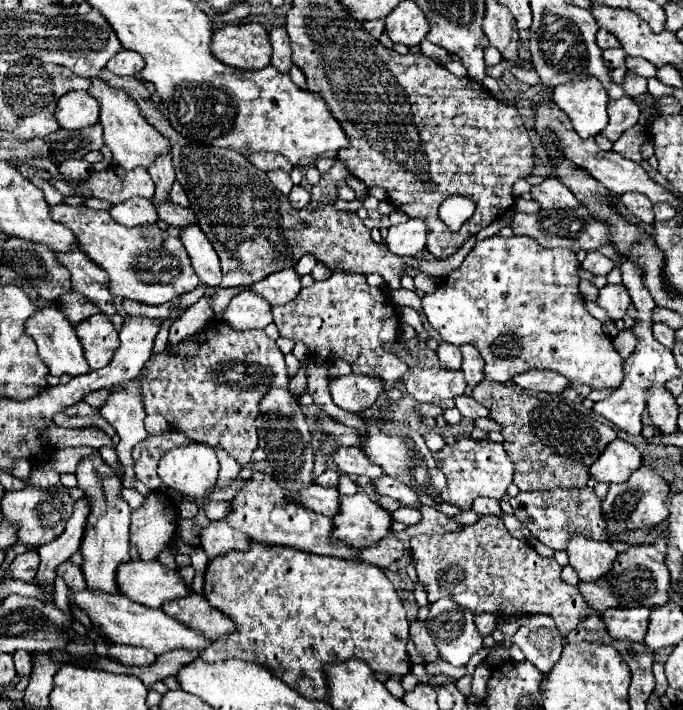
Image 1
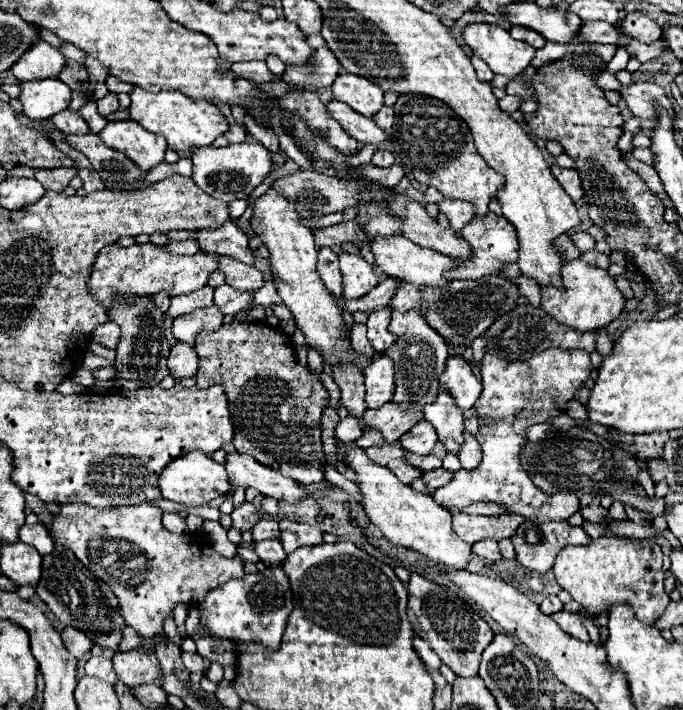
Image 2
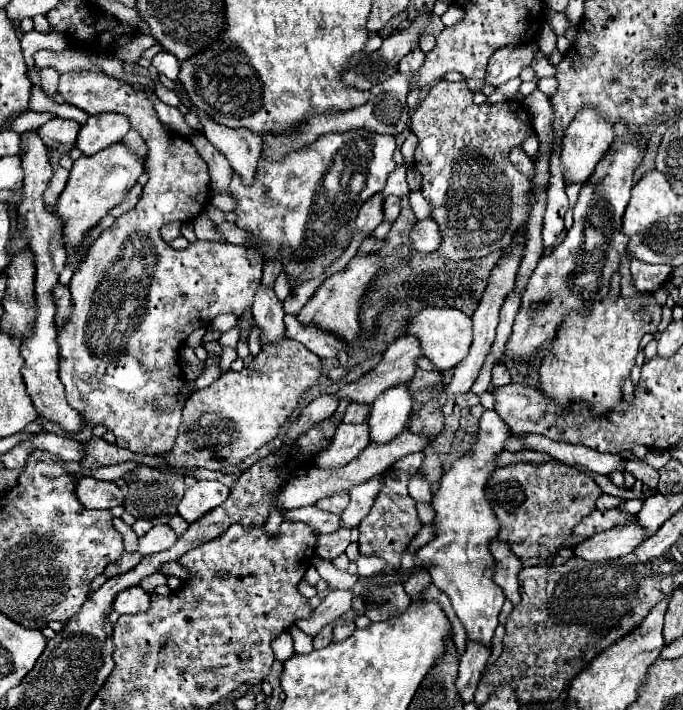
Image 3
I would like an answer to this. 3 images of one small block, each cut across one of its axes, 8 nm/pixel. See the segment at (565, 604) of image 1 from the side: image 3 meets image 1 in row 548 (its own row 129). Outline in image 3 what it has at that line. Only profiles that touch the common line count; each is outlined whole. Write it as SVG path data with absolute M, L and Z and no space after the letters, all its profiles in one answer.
M440 80L430 88L426 98L410 116L410 130L418 136L418 146L414 152L414 166L422 174L422 194L432 204L432 218L444 230L444 246L440 254L448 260L482 258L494 250L506 248L520 226L528 218L528 190L530 180L520 174L508 160L510 150L518 148L524 138L534 134L532 122L524 112L524 104L518 100L506 100L498 104L474 104L472 92L464 82Z

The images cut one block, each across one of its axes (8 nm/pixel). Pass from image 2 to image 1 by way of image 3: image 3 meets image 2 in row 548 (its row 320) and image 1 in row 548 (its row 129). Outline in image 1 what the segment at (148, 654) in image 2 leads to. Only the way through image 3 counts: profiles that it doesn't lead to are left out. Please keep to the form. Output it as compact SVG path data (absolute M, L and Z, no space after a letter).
M150 492L144 504L132 512L130 546L134 546L142 560L156 560L158 554L170 546L176 532L176 510L162 492Z

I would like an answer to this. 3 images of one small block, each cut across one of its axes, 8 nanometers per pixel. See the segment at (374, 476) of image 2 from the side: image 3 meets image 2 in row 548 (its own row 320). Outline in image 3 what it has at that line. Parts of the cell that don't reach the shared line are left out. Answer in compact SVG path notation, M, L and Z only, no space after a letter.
M426 308L408 324L406 334L420 338L426 358L430 358L440 370L454 370L466 356L472 344L472 320L454 308Z

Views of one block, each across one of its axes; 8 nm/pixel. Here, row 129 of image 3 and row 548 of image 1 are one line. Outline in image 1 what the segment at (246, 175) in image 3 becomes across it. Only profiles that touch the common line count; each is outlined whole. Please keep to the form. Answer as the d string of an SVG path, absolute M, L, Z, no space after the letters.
M224 520L210 522L202 530L200 546L206 550L206 554L212 556L222 556L228 548L248 548L248 536L240 530L234 530L228 526Z

